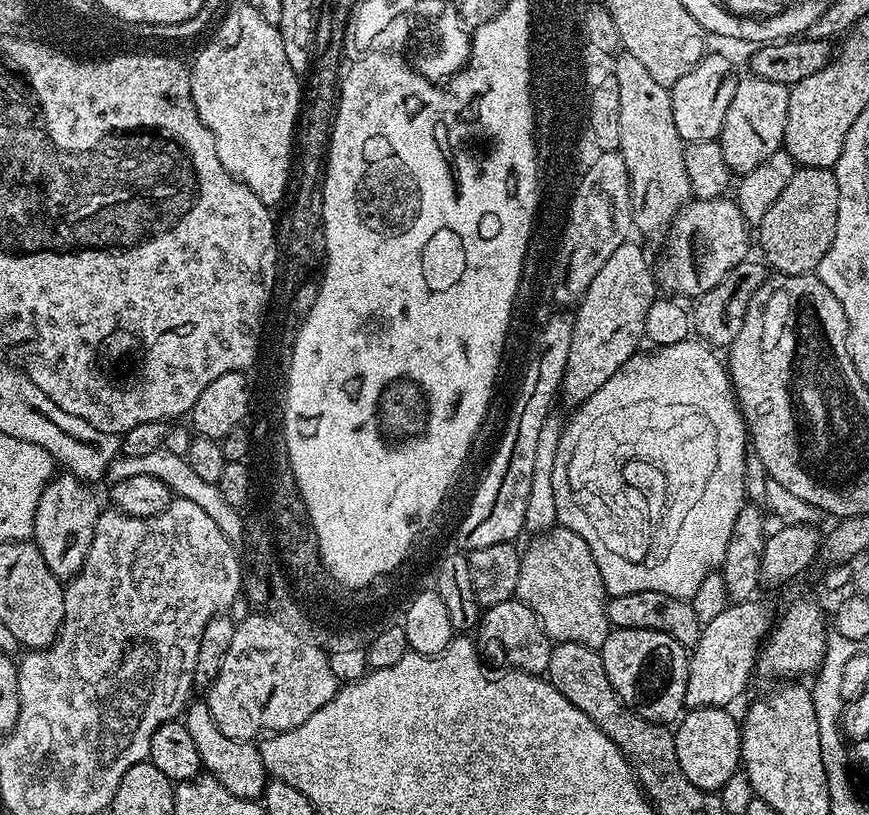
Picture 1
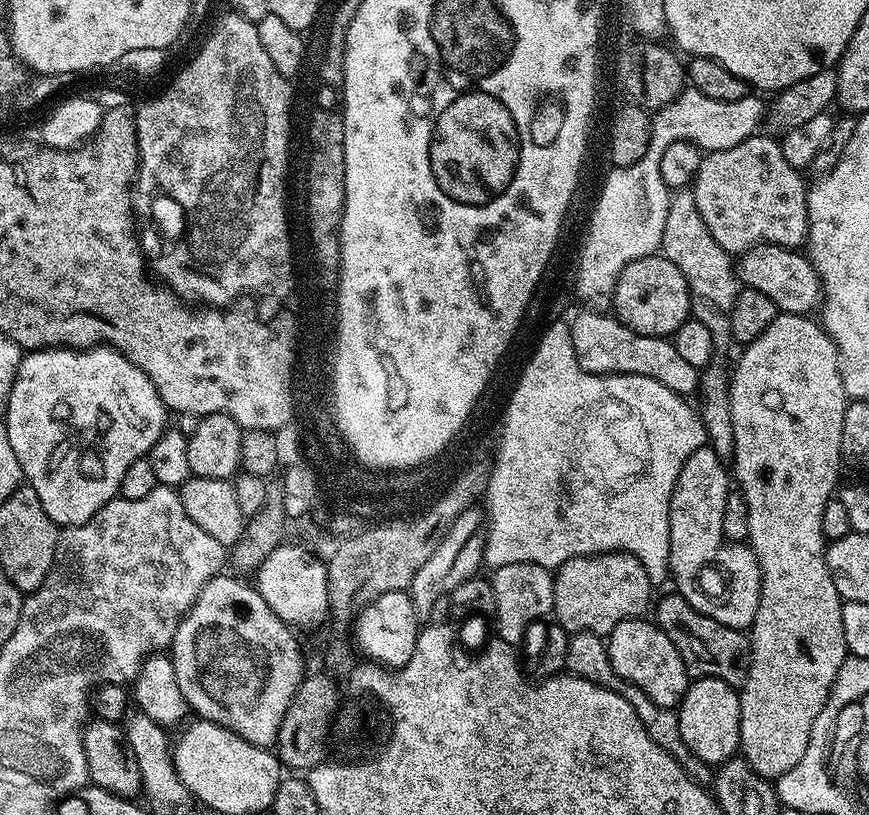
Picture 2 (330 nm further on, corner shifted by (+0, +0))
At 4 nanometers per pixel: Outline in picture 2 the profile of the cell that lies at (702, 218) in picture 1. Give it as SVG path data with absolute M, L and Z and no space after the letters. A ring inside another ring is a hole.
M759 244L757 248L743 253L738 260L738 280L741 285L766 294L766 298L770 298L770 302L774 302L781 313L808 314L822 300L820 276L812 261L803 251L783 248L777 244Z

